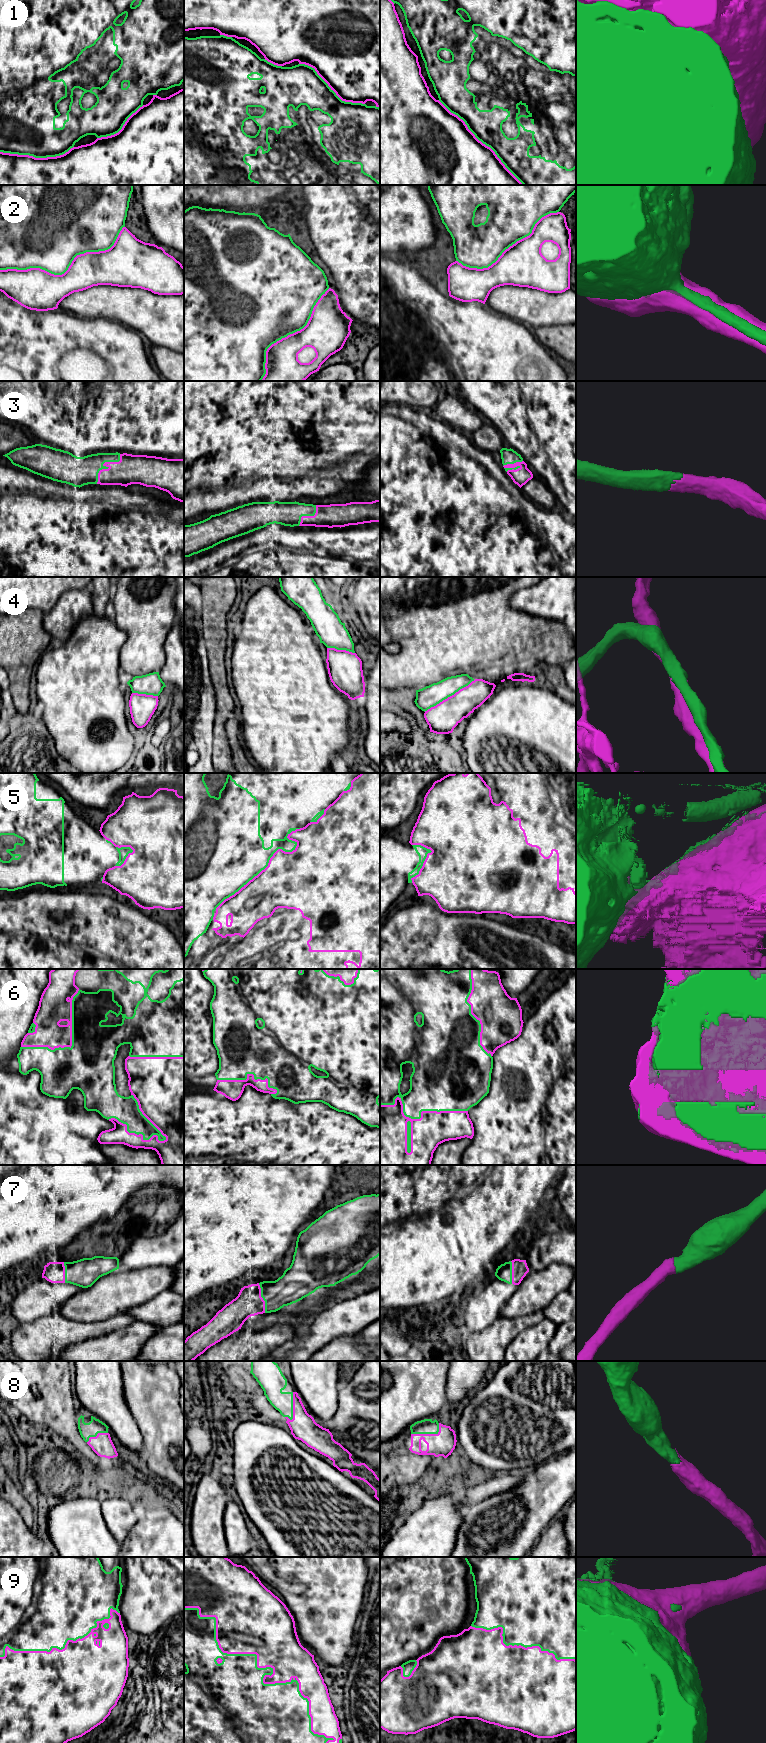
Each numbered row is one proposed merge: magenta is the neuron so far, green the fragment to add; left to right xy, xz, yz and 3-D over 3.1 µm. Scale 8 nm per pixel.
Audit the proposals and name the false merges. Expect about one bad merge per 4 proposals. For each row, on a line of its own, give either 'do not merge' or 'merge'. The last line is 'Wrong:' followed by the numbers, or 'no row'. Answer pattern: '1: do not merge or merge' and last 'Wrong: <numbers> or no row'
1: do not merge
2: do not merge
3: merge
4: do not merge
5: do not merge
6: merge
7: merge
8: merge
9: merge
Wrong: 1, 2, 4, 5

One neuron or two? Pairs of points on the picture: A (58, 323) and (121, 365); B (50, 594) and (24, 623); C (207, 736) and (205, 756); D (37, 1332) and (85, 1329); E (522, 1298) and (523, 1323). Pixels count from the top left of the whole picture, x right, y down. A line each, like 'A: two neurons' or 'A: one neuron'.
A: one neuron
B: two neurons
C: one neuron
D: one neuron
E: two neurons

